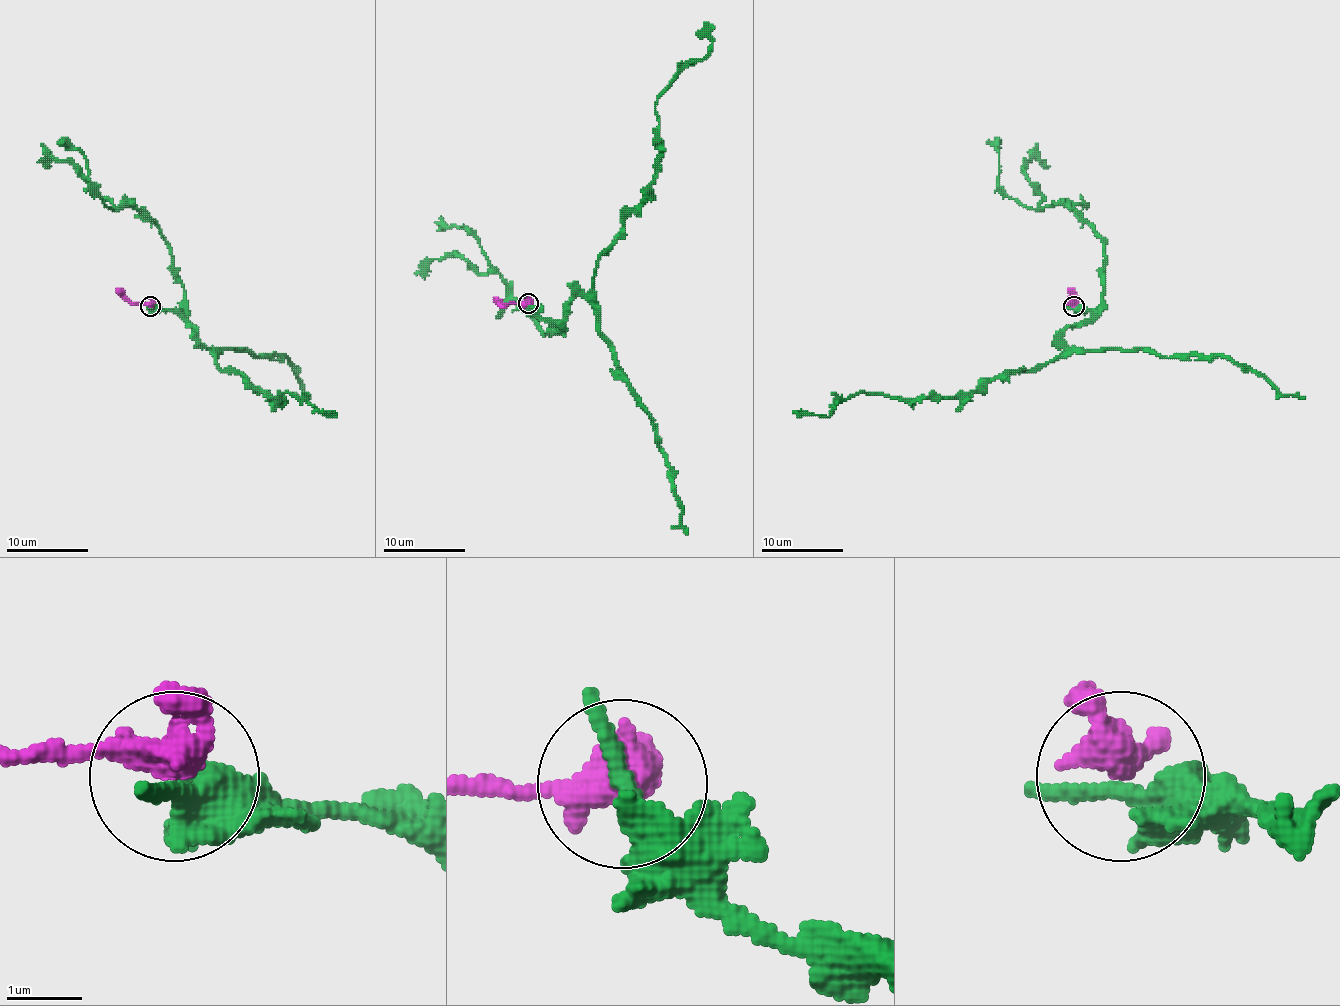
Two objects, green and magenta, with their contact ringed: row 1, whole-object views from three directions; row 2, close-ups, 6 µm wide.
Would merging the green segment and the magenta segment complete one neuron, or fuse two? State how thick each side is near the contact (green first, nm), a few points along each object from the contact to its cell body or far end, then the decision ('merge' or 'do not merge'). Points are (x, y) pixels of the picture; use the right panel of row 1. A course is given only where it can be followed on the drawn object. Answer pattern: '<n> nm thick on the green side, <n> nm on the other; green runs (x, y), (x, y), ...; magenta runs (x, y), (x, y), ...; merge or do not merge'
320 nm thick on the green side, 380 nm on the other; green runs (1074, 307), (1090, 317), (1064, 331), (1058, 356), (1007, 370), (974, 392), (850, 394), (825, 417), (793, 411); magenta runs (1074, 307), (1074, 294), (1068, 288); do not merge

